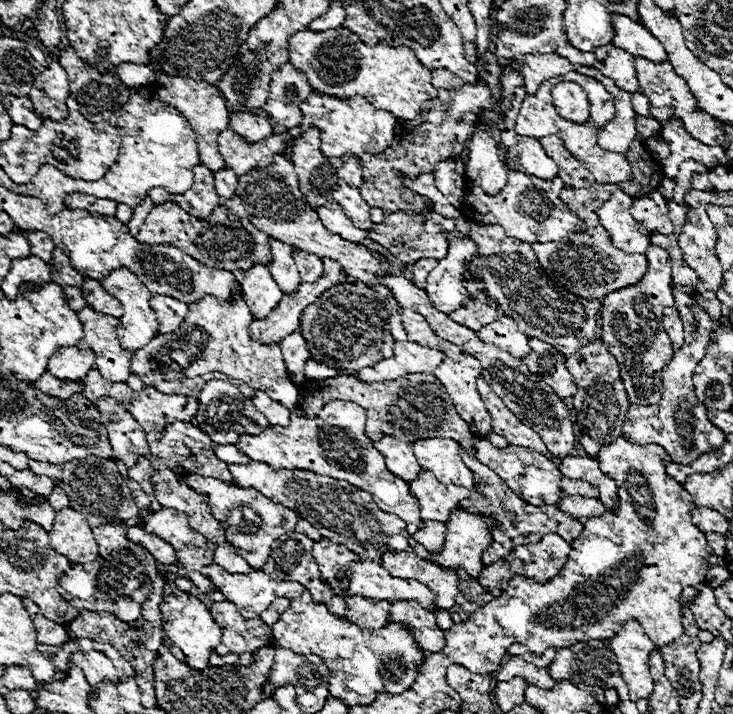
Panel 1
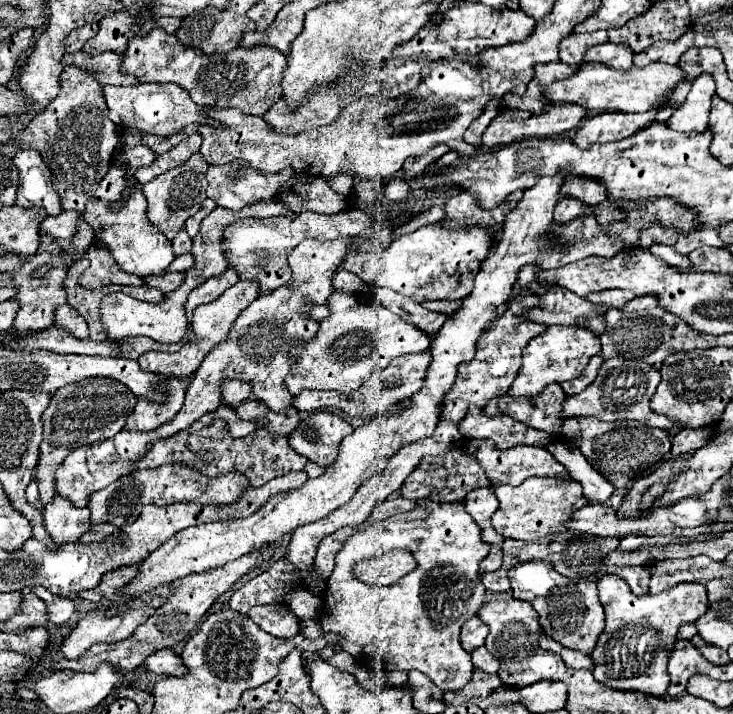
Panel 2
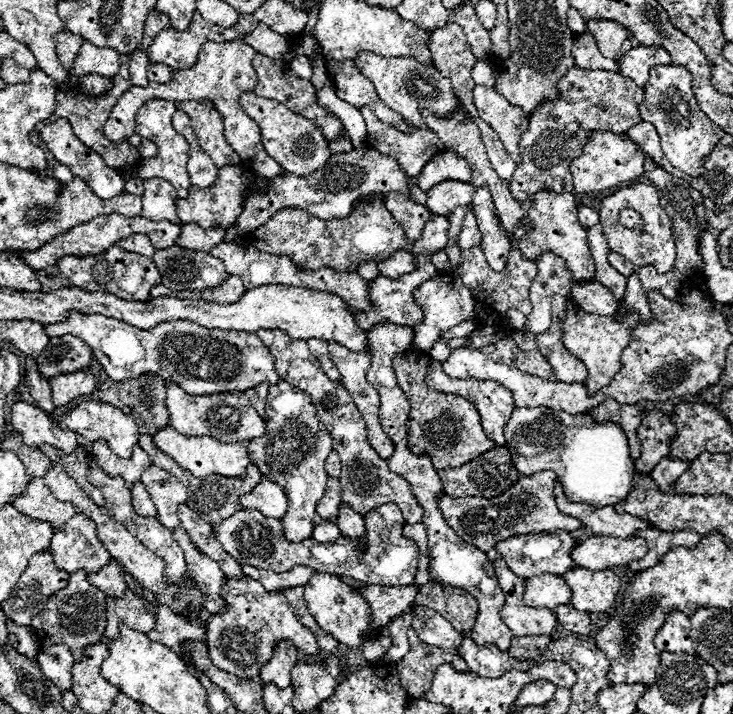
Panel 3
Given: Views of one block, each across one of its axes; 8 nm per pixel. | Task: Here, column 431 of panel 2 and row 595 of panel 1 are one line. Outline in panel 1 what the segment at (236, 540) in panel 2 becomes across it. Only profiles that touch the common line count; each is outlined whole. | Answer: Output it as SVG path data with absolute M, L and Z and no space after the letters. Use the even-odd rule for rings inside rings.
M354 562L350 566L350 588L344 596L368 596L376 600L416 600L422 604L424 610L436 612L436 596L434 592L418 580L410 578L394 578L390 572L380 566L378 562Z

